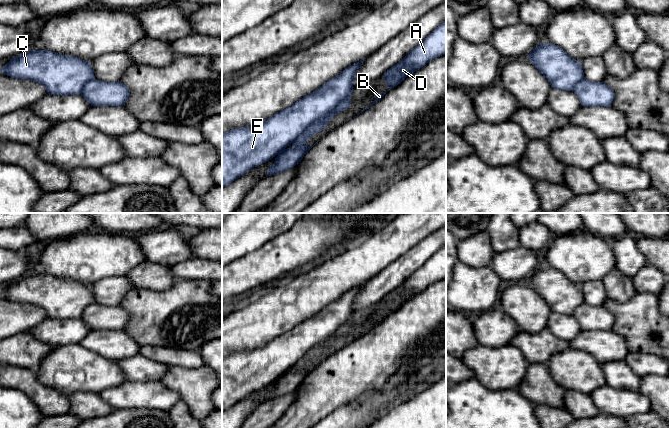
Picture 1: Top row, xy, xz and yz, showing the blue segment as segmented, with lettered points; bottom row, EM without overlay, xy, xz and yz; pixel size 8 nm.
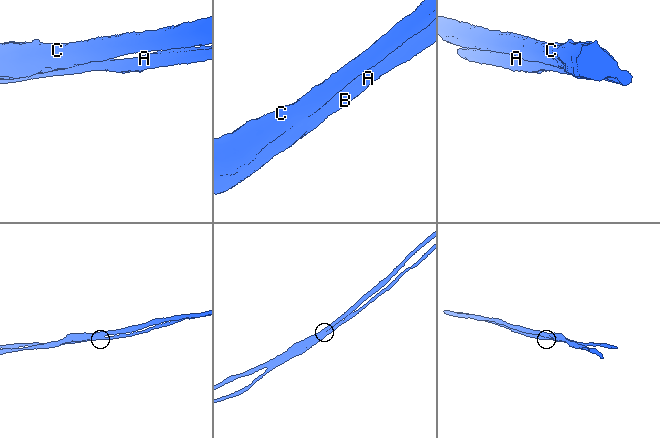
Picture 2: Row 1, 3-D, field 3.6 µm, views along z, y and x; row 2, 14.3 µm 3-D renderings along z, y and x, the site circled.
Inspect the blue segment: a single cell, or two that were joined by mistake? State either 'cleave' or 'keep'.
keep

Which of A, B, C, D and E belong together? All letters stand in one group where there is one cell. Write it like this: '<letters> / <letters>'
A B C D E

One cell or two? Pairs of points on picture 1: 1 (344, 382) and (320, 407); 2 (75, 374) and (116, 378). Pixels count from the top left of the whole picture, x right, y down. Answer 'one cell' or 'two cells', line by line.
1: one cell
2: one cell

